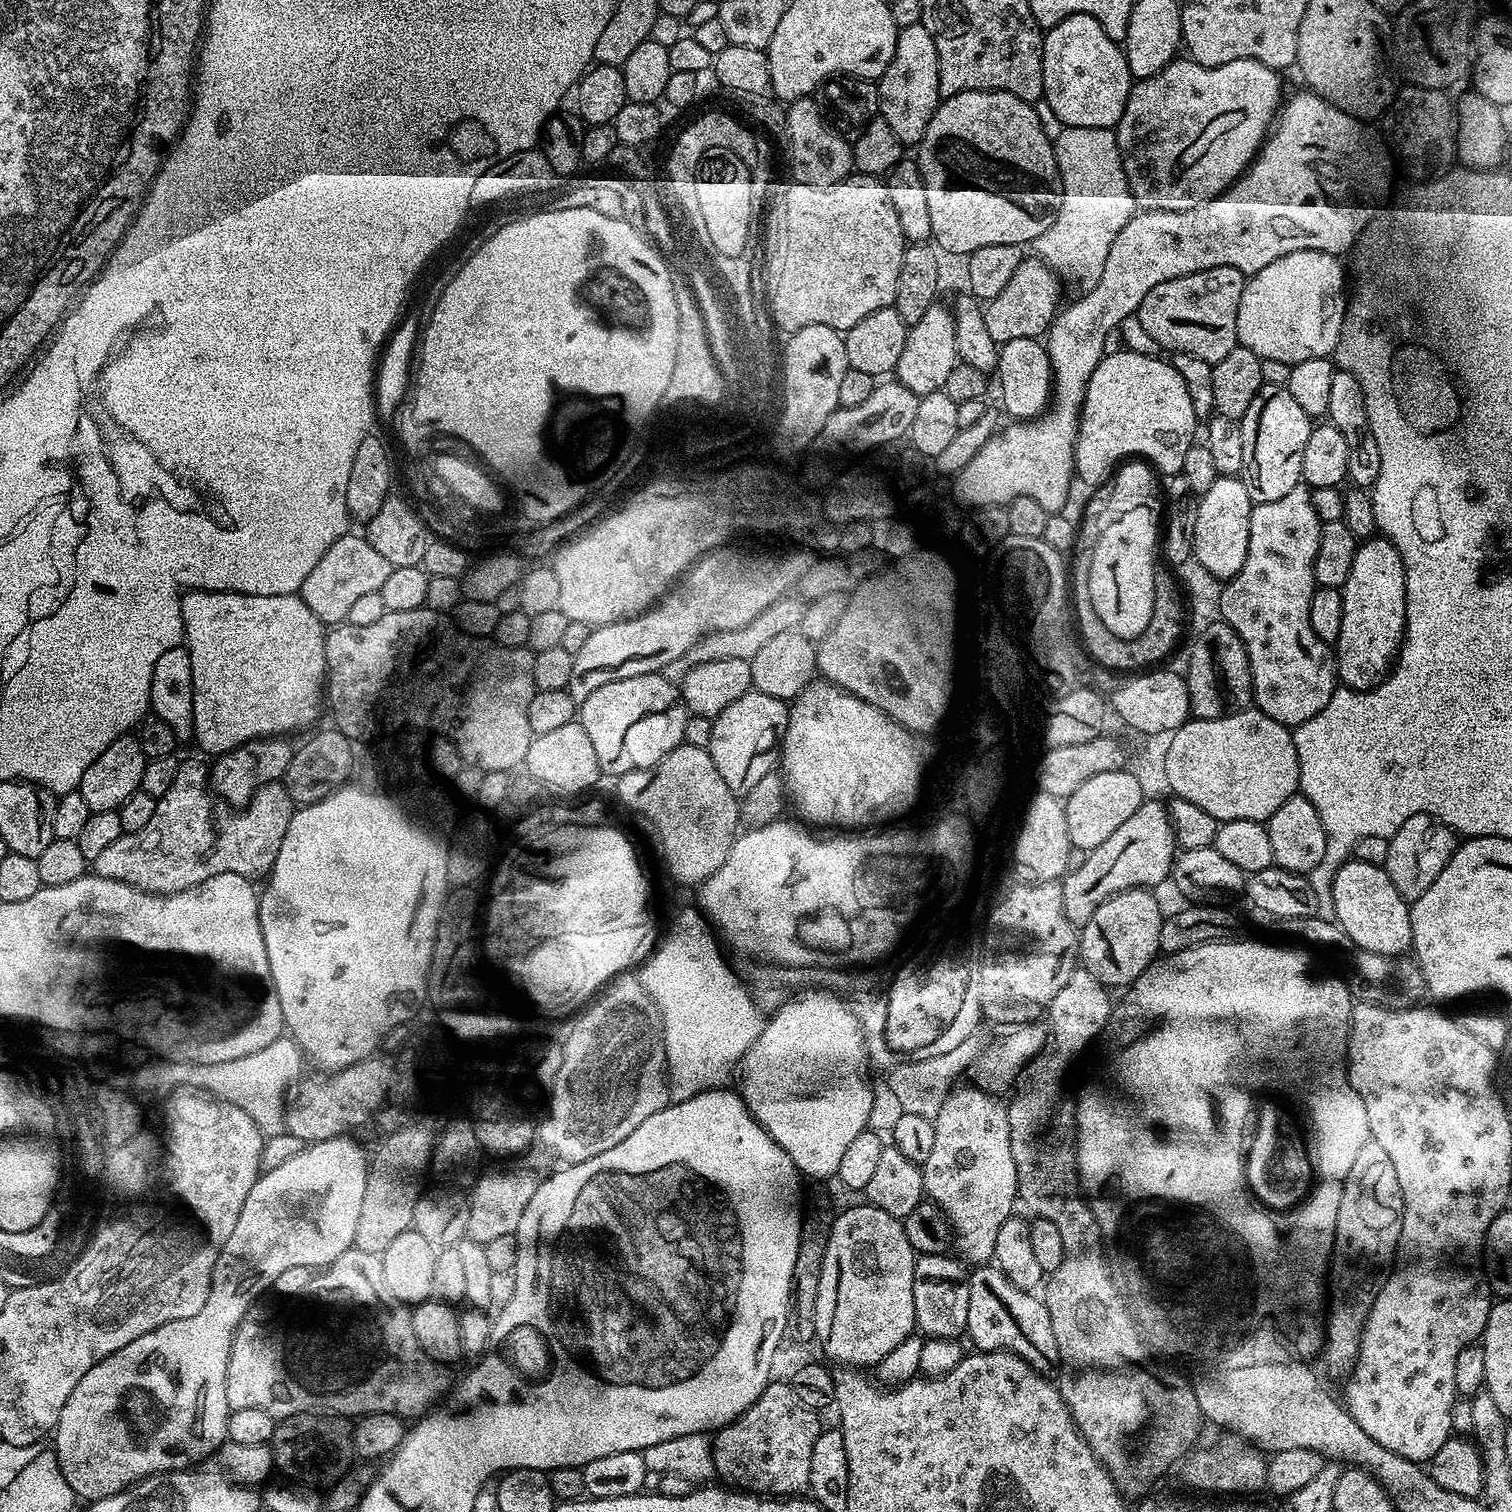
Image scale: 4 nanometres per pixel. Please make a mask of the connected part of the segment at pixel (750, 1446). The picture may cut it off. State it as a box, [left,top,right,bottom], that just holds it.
[712,1383,822,1498]

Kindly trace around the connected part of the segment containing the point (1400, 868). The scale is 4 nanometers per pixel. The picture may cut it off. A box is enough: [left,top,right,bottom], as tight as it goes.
[1383,816,1457,902]

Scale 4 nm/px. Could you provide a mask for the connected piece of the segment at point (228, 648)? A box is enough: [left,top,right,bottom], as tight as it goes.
[180,590,326,751]

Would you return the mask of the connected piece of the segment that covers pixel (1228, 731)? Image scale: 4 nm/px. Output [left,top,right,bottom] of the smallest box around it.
[1166,711,1300,822]

